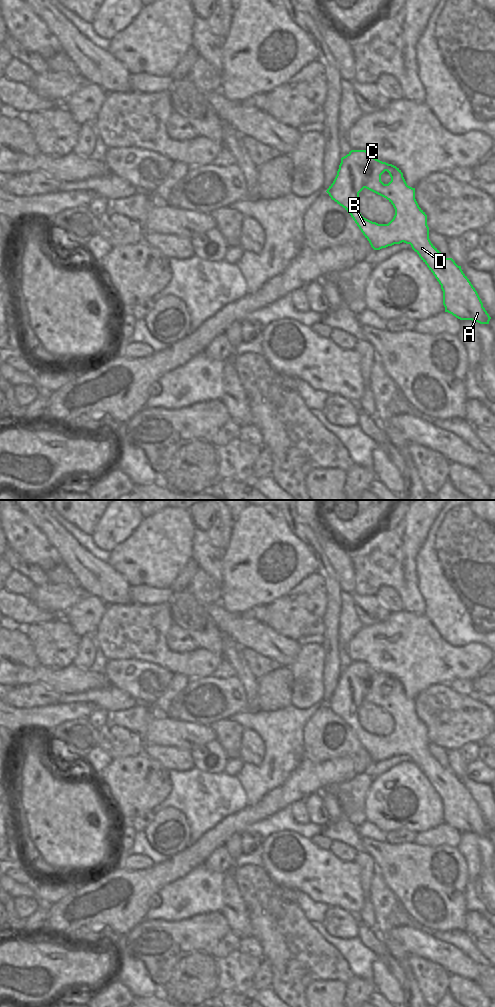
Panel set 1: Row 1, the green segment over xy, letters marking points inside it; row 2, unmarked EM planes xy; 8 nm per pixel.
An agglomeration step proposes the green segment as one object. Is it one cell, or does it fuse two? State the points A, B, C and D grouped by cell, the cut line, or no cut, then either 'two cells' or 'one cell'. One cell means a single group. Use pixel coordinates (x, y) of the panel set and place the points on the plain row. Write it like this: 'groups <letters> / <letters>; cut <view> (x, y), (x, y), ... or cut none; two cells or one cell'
groups A B C D; cut none; one cell

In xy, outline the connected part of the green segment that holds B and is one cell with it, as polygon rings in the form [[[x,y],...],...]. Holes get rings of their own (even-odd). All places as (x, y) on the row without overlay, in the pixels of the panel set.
[[[351,662],[346,668],[341,670],[337,687],[326,704],[332,712],[351,727],[374,762],[380,762],[402,754],[411,757],[412,761],[419,767],[441,797],[445,824],[460,832],[472,832],[480,836],[489,836],[491,829],[483,819],[477,803],[463,785],[461,778],[458,778],[452,770],[446,770],[431,755],[427,727],[419,719],[415,711],[415,700],[407,697],[399,680],[374,670],[366,662]],[[385,683],[391,689],[391,693],[388,696],[384,696],[381,693],[381,687]],[[364,700],[386,710],[393,717],[395,727],[388,736],[378,736],[361,727],[358,711],[359,705]]]

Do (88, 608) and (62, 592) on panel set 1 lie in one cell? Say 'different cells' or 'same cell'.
different cells

